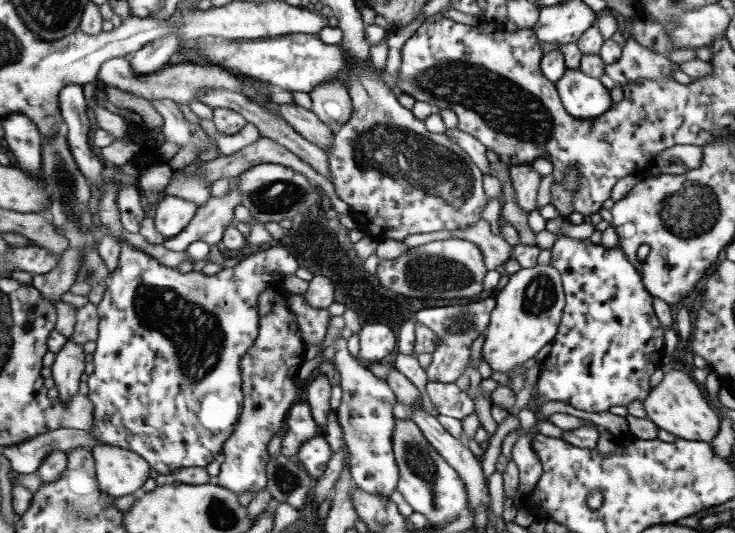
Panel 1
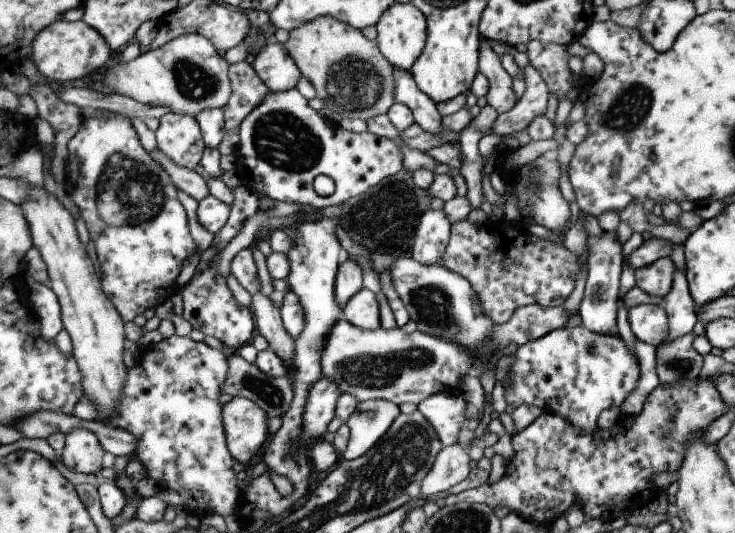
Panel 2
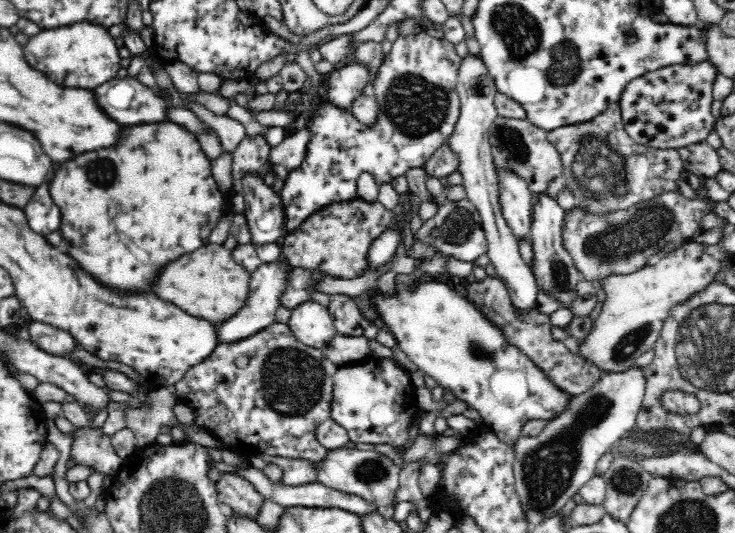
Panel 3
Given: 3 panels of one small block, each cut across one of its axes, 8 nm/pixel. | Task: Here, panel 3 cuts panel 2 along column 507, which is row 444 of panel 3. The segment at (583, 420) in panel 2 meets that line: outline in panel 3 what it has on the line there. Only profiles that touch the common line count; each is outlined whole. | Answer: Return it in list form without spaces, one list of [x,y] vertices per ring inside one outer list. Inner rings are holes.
[[[366,358],[362,362],[344,364],[334,376],[334,398],[330,418],[348,430],[354,444],[390,444],[404,448],[410,440],[408,432],[416,426],[418,404],[416,390],[410,382],[410,372],[402,370],[392,360]]]

